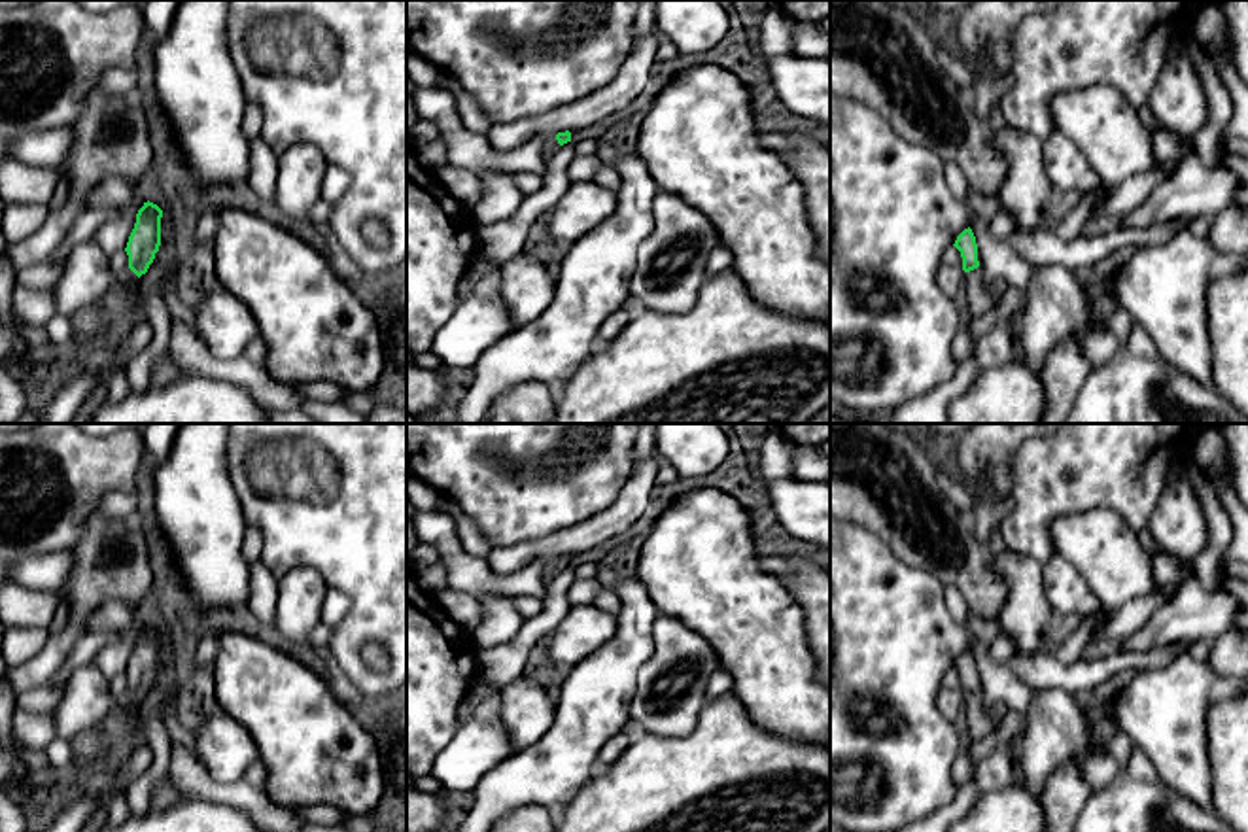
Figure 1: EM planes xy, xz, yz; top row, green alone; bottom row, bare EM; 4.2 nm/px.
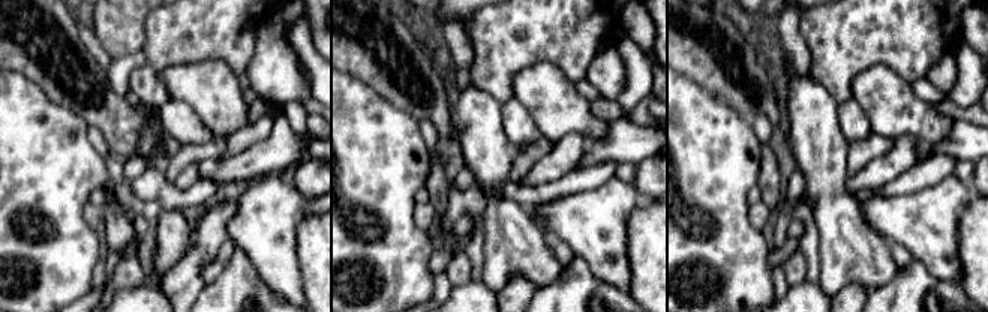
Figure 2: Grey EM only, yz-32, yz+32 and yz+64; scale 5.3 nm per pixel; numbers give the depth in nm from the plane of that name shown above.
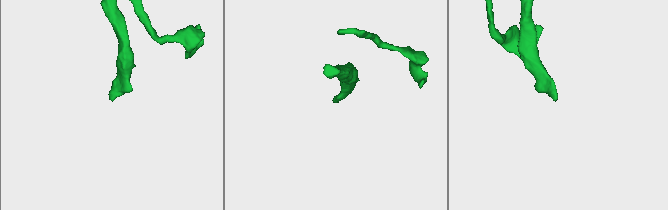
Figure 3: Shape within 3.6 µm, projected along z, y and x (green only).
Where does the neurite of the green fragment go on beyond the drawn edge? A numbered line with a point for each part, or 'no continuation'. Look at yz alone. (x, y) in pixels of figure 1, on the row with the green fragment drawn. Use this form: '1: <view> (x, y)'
1: yz (980, 297)

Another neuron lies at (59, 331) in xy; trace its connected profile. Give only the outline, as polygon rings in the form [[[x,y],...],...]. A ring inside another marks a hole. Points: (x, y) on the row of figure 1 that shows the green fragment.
[[[55,314],[47,323],[45,323],[45,335],[51,344],[51,352],[59,354],[72,342],[72,316],[62,316]]]

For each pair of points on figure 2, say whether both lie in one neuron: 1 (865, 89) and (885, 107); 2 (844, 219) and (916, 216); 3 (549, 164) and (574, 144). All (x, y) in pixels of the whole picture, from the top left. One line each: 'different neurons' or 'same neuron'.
1: same neuron
2: different neurons
3: same neuron

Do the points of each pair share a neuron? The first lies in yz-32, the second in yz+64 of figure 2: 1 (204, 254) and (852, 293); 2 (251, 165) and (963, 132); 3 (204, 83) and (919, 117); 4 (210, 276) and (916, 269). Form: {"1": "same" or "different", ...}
{"1": "same", "2": "same", "3": "same", "4": "different"}

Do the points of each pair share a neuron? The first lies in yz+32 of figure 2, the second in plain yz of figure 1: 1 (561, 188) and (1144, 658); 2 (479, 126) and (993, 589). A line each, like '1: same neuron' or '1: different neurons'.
1: same neuron
2: different neurons

